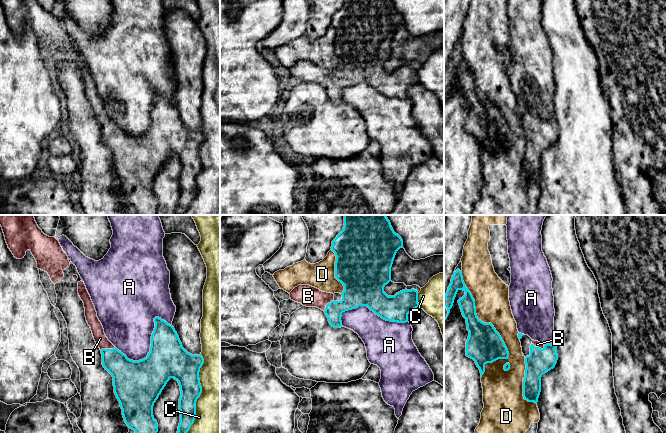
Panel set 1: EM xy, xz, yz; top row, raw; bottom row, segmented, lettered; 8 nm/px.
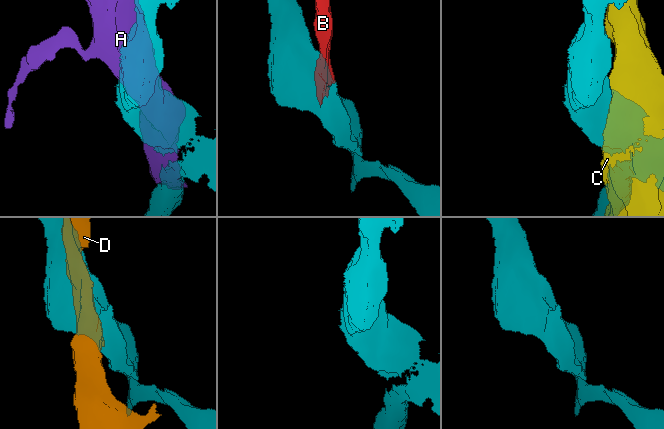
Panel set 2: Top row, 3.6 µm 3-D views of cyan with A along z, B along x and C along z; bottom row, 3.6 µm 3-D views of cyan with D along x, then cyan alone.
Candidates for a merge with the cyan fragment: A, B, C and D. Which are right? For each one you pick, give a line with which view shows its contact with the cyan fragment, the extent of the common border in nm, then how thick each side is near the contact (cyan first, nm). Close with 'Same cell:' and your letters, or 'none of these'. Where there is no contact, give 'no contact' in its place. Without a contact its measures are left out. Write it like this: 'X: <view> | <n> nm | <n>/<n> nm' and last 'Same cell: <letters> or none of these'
B: xy | 130 nm | 240/100 nm
Same cell: B

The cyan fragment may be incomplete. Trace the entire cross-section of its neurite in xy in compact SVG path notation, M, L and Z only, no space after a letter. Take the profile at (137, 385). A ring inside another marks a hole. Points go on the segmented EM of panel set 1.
M83 280L78 282L78 294L84 303L86 321L101 350L102 365L113 377L114 393L127 426L135 433L158 432L153 406L167 382L174 378L181 391L177 433L187 433L194 423L195 404L202 393L199 372L203 357L188 353L174 327L155 317L147 357L139 361L128 359L106 337Z

